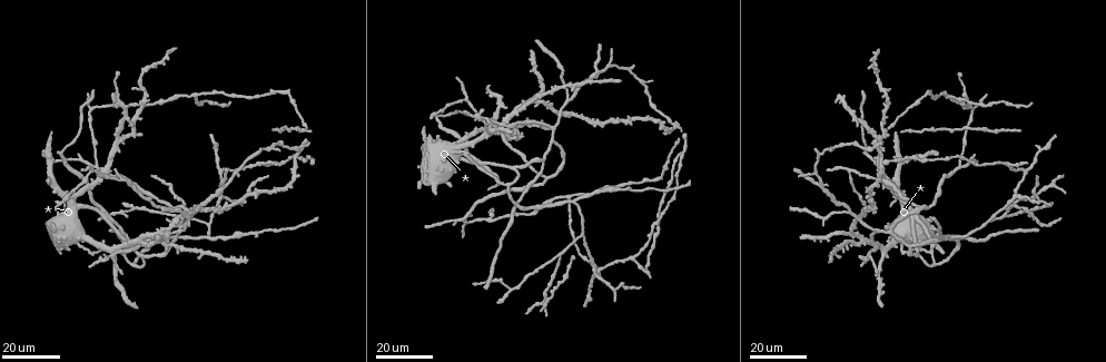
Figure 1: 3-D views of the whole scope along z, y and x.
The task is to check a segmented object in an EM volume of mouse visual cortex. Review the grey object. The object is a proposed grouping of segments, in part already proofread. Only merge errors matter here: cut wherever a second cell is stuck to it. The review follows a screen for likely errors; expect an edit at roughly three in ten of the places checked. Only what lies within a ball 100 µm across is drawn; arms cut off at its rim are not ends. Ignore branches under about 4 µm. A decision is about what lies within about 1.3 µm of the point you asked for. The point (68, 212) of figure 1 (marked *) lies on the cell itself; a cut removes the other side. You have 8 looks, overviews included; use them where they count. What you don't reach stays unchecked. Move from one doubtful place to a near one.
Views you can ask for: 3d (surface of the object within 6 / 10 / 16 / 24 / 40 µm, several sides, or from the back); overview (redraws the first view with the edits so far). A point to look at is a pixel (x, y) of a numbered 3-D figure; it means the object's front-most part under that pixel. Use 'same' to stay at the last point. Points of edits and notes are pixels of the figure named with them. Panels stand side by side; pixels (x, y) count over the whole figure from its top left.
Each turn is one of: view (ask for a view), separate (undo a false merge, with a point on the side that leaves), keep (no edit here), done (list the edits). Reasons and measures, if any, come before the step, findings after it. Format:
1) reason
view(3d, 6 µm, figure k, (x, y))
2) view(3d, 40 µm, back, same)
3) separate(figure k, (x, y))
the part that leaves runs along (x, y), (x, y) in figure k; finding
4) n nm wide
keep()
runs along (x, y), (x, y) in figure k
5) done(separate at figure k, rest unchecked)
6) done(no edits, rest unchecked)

calibre changes
view(3d, 16 µm, figure 1, (477, 115))

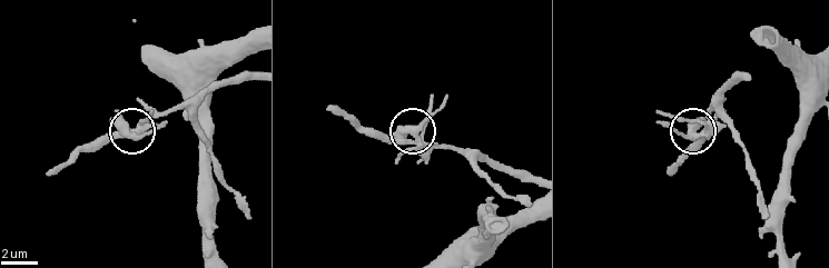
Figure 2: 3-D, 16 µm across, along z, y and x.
closer look
view(3d, 6 µm, figure 2, (708, 129))

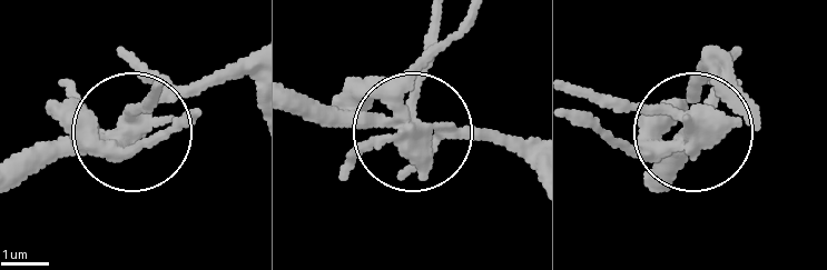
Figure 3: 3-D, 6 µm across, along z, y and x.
separate(figure 3, (72, 107))
the part that leaves runs along (125, 137), (117, 146), (141, 146), (185, 121) in figure 3; a second cell is stuck on

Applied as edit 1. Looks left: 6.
view(overview)

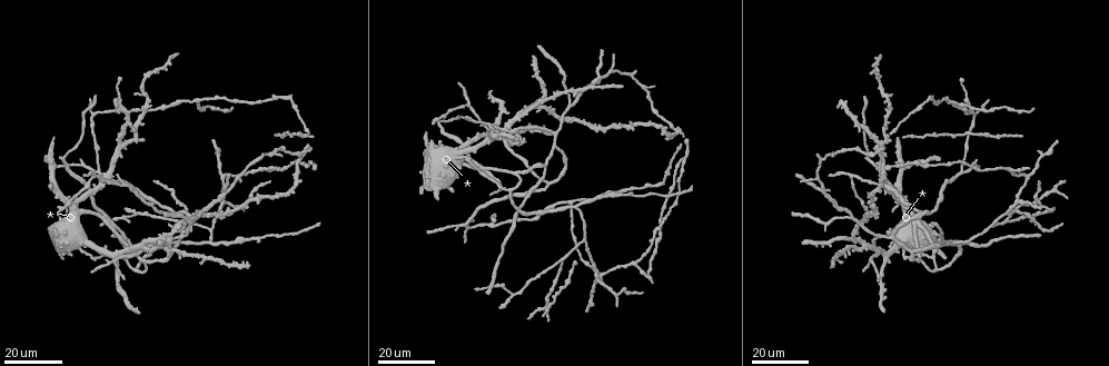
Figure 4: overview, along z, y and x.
view(3d, 24 µm, figure 4, (884, 236))

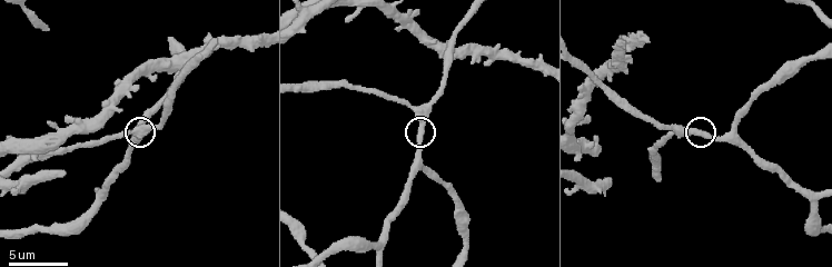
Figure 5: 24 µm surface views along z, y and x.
view(3d, 10 µm, figure 5, (421, 122))

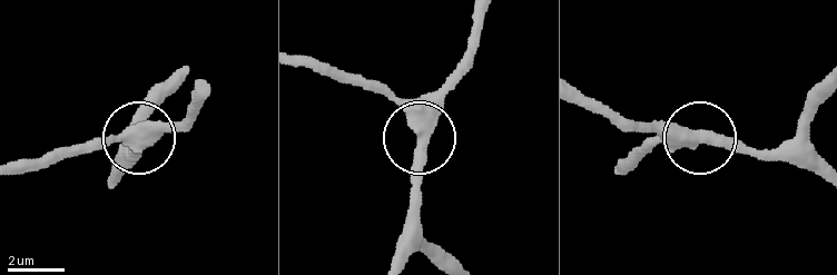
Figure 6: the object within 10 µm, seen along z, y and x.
470 nm wide
keep()
runs along (17, 172), (173, 124) in figure 6; one cell here

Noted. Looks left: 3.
view(3d, 16 µm, figure 4, (936, 251))

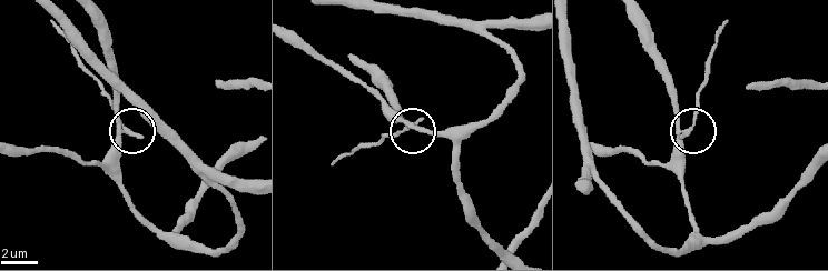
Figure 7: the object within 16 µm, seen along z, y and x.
view(3d, 6 µm, figure 7, (127, 131))

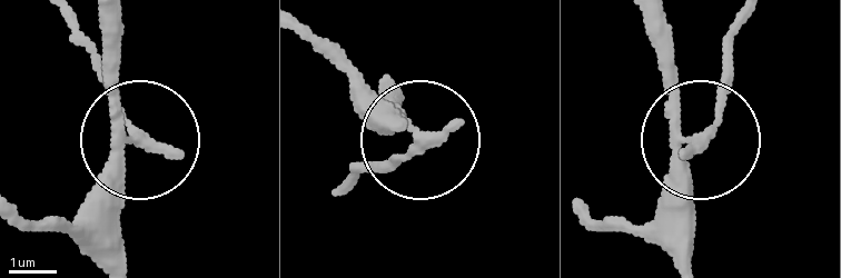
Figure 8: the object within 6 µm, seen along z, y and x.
3 arms
separate(figure 8, (392, 164))
the part that leaves runs along (413, 129), (401, 160), (357, 180) in figure 8; two cells meet here

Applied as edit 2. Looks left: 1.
done(separate at figure 3, separate at figure 8, rest unchecked)

